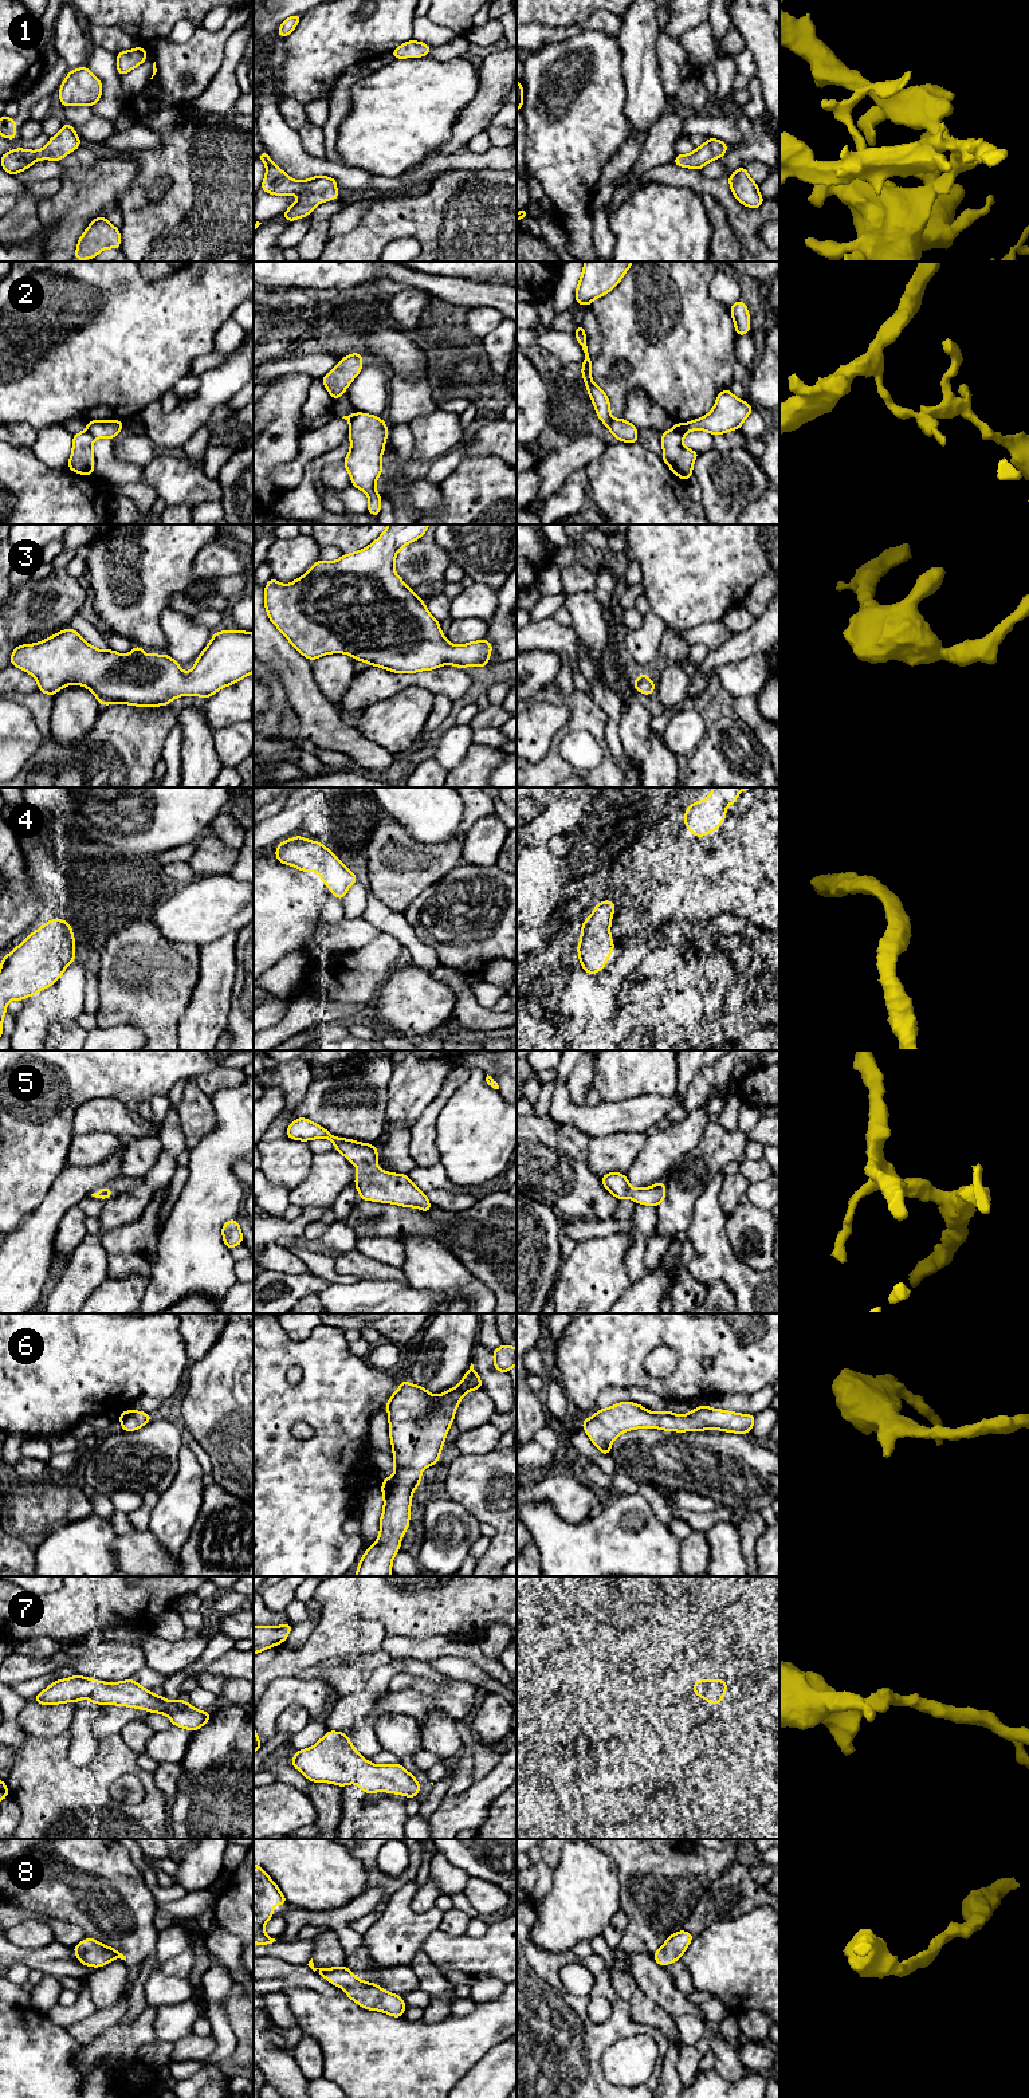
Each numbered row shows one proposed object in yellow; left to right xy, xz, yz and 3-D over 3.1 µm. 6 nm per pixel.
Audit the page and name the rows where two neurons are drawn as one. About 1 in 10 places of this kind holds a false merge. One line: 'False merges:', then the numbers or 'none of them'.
False merges: 2

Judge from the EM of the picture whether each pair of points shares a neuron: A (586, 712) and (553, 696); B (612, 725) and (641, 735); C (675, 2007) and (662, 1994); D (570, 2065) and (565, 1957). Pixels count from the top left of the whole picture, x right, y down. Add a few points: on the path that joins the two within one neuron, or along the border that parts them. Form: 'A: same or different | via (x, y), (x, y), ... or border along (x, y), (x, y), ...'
A: same | via (578, 704), (570, 699), (561, 699)
B: different | border along (617, 695), (620, 703), (619, 739), (627, 755)
C: same | via (672, 2004), (664, 1996)
D: same | via (553, 2038), (553, 1984)

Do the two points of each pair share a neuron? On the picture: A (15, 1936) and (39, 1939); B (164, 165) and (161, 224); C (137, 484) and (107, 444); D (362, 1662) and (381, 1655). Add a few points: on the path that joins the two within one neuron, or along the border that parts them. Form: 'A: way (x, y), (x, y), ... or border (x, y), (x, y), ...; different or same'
A: way (20, 1936), (34, 1936); same
B: way (176, 180), (176, 209); same
C: way (126, 478), (107, 459), (107, 455); same
D: way (366, 1662), (377, 1658); same

